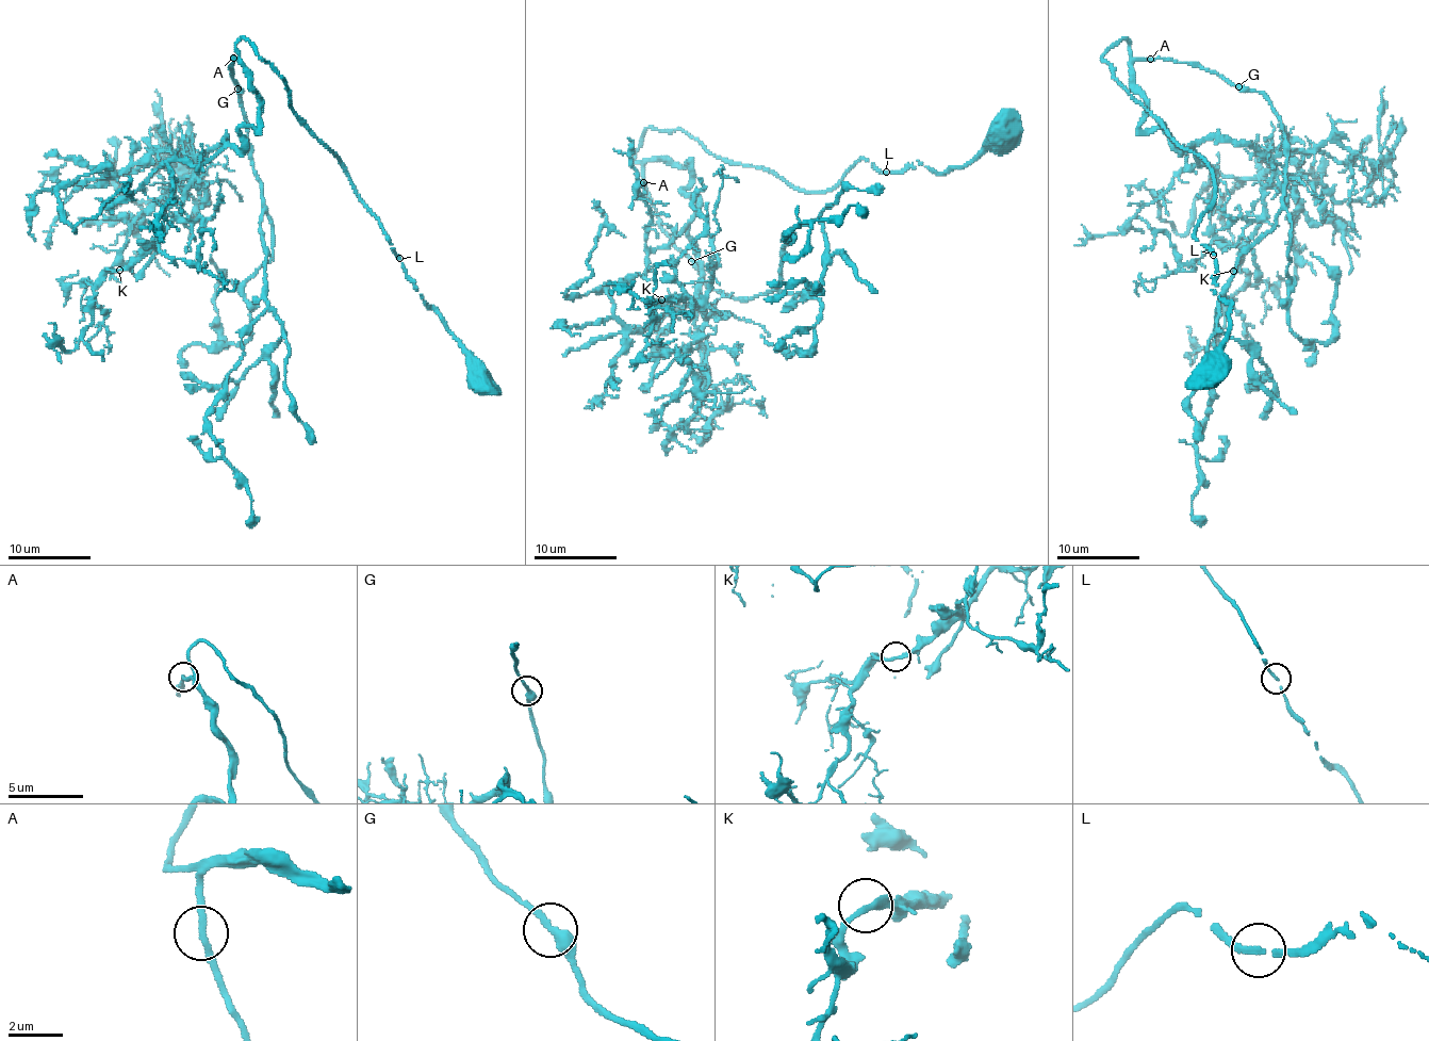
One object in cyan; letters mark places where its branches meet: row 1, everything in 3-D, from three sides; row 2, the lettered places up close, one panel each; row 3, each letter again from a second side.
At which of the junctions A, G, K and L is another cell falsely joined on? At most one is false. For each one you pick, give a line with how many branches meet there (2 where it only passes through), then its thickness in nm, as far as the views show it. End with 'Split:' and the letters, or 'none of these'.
Split: none of these

